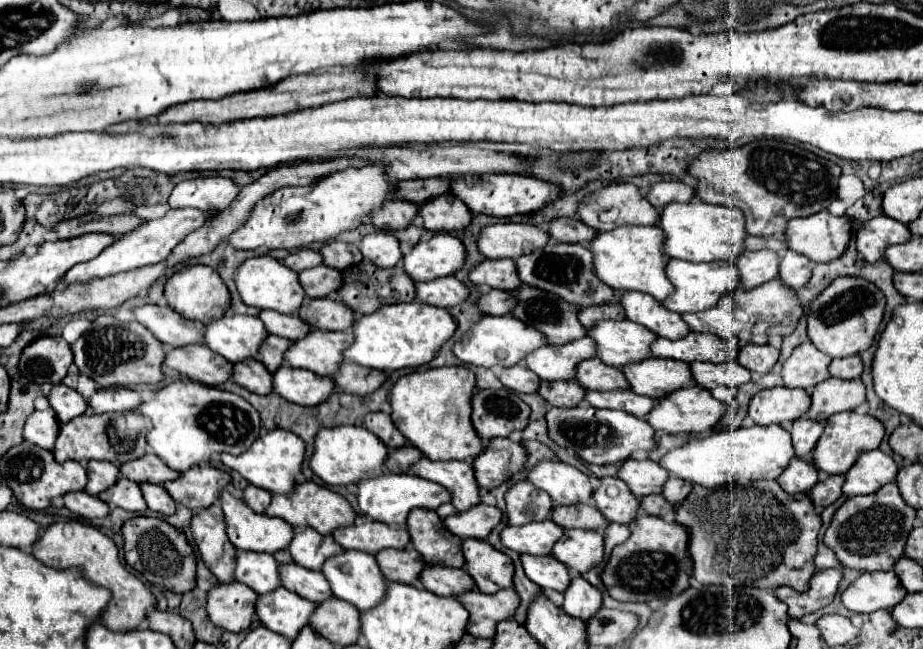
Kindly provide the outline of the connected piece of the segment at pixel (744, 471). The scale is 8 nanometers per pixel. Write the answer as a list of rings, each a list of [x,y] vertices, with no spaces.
[[[751,425],[735,431],[713,433],[701,441],[689,441],[679,449],[669,451],[659,463],[675,477],[705,487],[717,487],[723,483],[747,485],[759,479],[777,479],[793,457],[795,451],[787,429],[783,429],[781,425]]]

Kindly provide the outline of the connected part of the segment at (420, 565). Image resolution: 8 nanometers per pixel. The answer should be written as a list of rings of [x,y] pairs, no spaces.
[[[409,545],[403,551],[383,549],[375,557],[383,575],[389,581],[397,581],[397,583],[413,585],[415,581],[419,581],[419,575],[425,569],[425,561],[421,559],[421,555],[415,551],[413,545]]]

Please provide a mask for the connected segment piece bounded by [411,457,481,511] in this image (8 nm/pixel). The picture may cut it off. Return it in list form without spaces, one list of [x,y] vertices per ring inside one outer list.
[[[423,457],[411,467],[411,473],[447,487],[453,493],[451,503],[457,511],[467,511],[469,507],[481,503],[475,471],[467,461],[431,461]]]

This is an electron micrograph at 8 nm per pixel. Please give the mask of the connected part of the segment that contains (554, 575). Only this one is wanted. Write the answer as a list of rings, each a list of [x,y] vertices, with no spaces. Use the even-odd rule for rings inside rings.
[[[521,555],[521,563],[527,577],[543,589],[555,589],[563,593],[571,583],[567,567],[561,565],[553,555]]]

